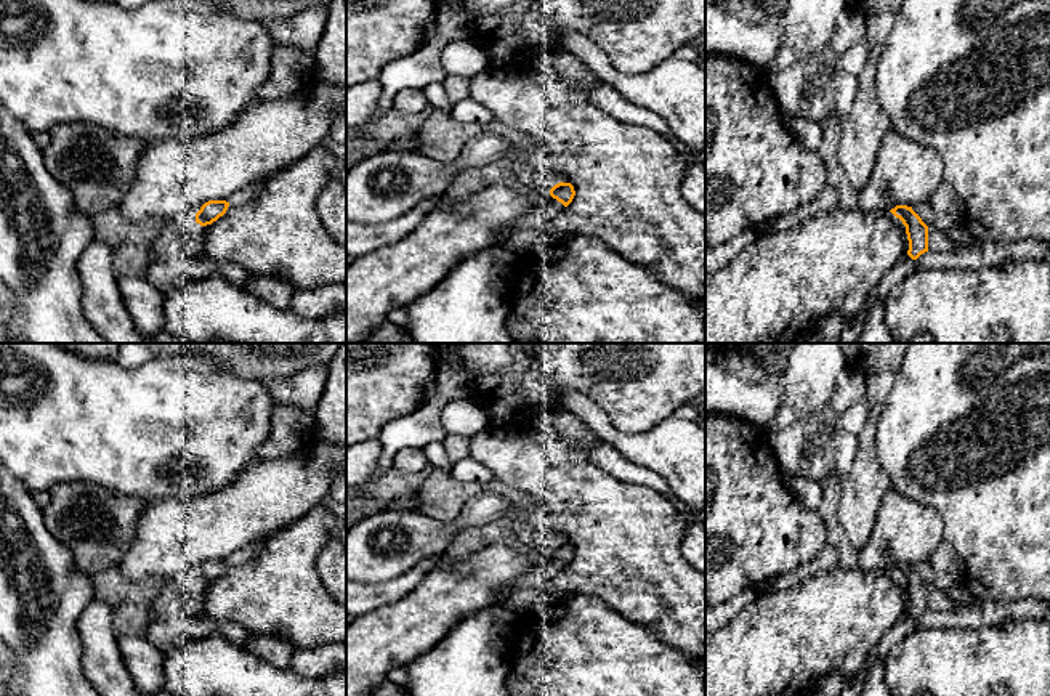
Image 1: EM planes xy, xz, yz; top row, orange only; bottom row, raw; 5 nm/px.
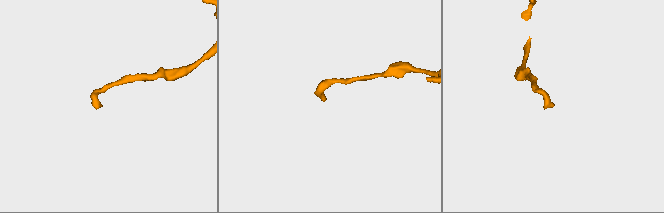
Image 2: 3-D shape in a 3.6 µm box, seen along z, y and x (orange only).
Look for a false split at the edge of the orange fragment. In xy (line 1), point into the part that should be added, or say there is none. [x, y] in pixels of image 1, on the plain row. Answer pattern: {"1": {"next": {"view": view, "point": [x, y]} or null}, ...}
{"1": {"next": null}}

